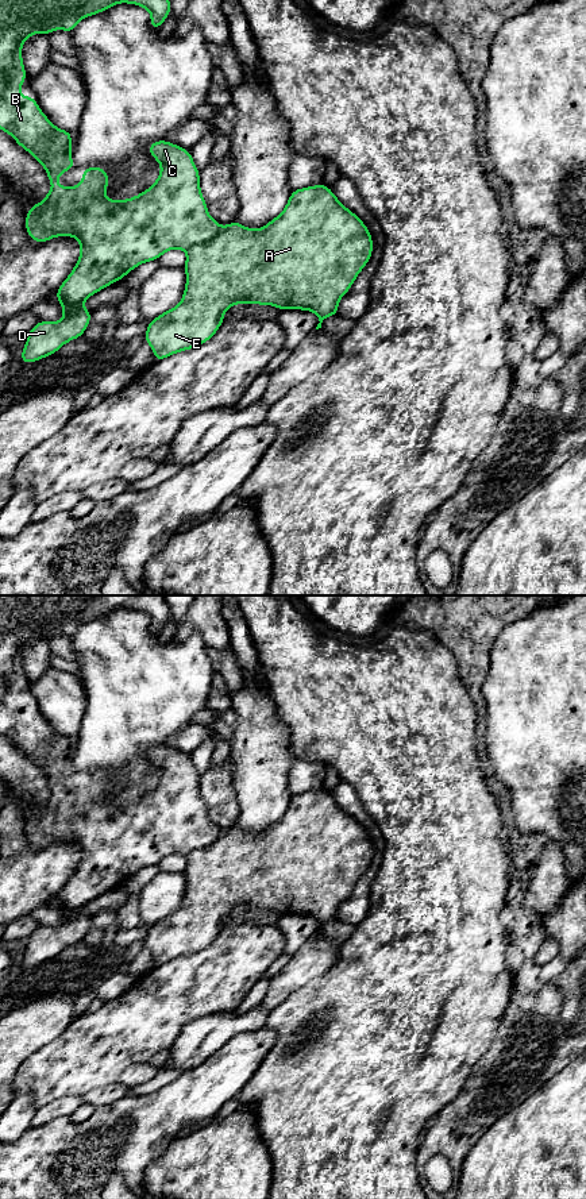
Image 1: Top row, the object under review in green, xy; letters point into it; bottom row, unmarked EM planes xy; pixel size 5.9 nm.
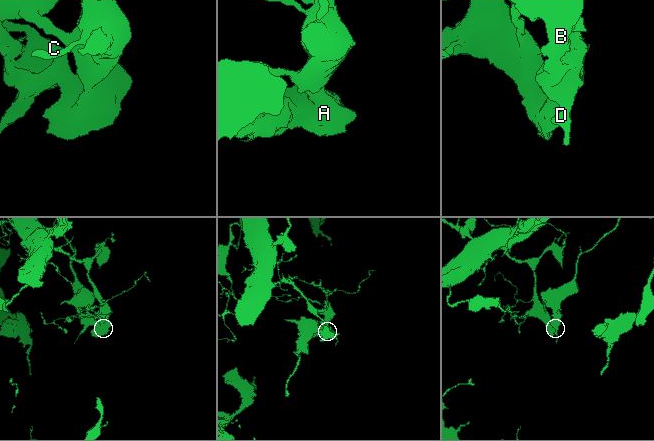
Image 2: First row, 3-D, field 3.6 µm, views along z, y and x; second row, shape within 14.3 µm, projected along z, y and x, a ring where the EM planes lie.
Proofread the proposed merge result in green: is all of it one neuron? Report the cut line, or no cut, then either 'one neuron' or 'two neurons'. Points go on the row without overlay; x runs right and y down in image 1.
xy (220, 832), (209, 844), (195, 848), (185, 855) | two neurons

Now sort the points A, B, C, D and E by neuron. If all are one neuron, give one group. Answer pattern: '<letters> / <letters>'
A E / B C D

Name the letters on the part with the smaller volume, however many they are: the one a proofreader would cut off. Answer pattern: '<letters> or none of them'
B, C, D

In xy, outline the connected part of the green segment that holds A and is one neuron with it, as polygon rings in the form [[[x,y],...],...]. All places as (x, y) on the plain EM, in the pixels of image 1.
[[[320,789],[292,795],[284,816],[262,833],[251,834],[238,826],[231,826],[228,830],[220,832],[219,837],[211,845],[201,849],[194,849],[193,852],[186,855],[186,867],[184,871],[184,875],[186,878],[186,888],[182,903],[177,911],[161,918],[158,922],[147,928],[144,947],[153,953],[155,967],[162,965],[173,959],[196,953],[207,948],[217,937],[220,930],[224,928],[223,920],[235,909],[273,910],[281,917],[285,914],[311,915],[319,922],[320,928],[316,932],[316,934],[319,934],[321,933],[321,928],[325,922],[338,921],[338,911],[340,903],[350,895],[358,879],[370,865],[371,859],[373,843],[370,840],[369,833],[354,817],[351,817],[339,806],[339,803],[332,798],[329,791]]]

